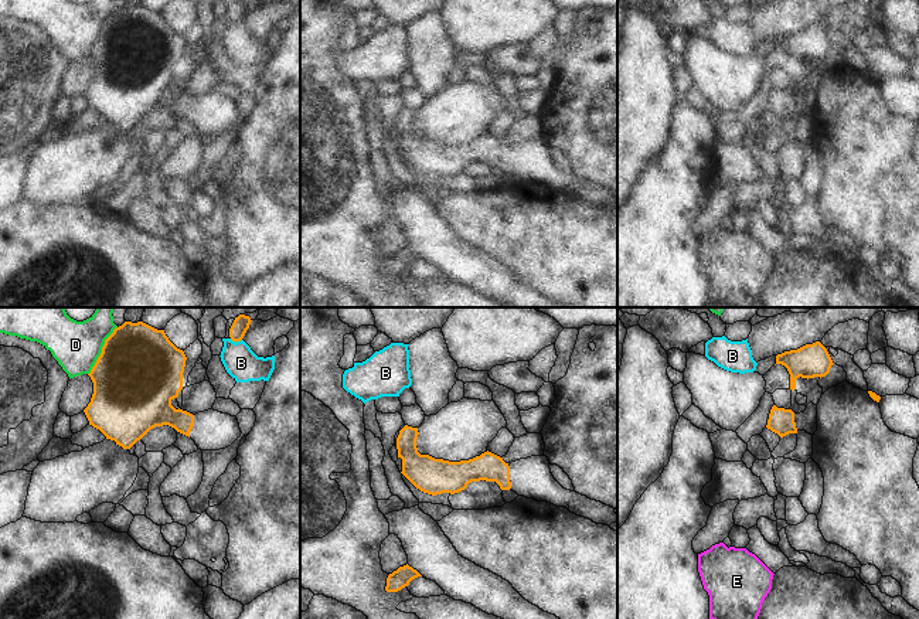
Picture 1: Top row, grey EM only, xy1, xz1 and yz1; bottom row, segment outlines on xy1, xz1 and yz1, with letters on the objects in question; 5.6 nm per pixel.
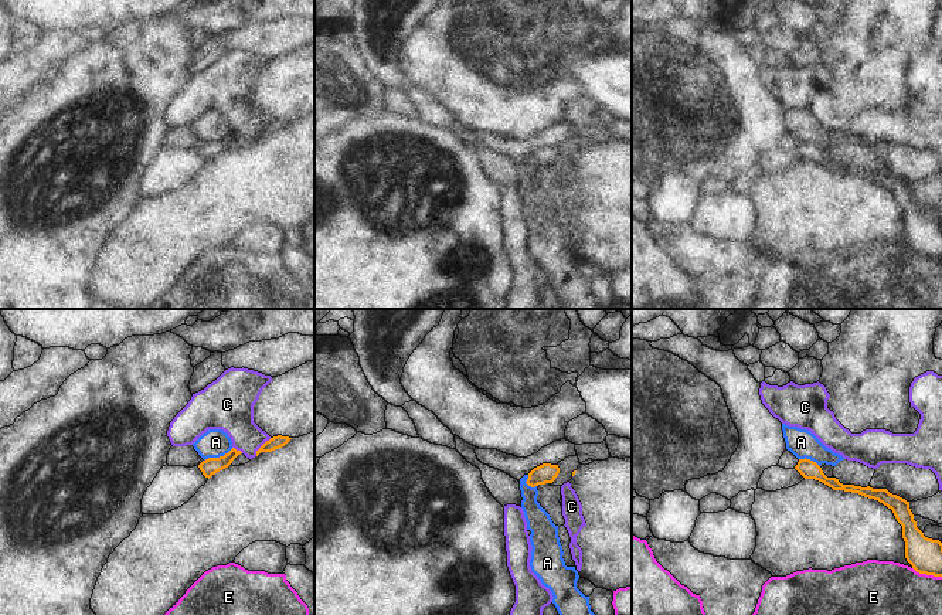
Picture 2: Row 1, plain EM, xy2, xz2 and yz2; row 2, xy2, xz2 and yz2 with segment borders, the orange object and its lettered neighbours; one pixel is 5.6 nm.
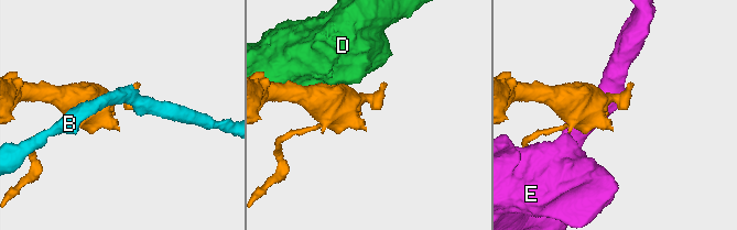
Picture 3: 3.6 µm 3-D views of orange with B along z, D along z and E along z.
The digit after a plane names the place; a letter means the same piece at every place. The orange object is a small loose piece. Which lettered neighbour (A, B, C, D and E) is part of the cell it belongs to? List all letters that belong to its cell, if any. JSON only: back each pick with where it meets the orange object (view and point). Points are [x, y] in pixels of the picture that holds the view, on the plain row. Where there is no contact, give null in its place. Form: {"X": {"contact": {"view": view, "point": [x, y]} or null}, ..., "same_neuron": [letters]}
{"same_neuron": []}

